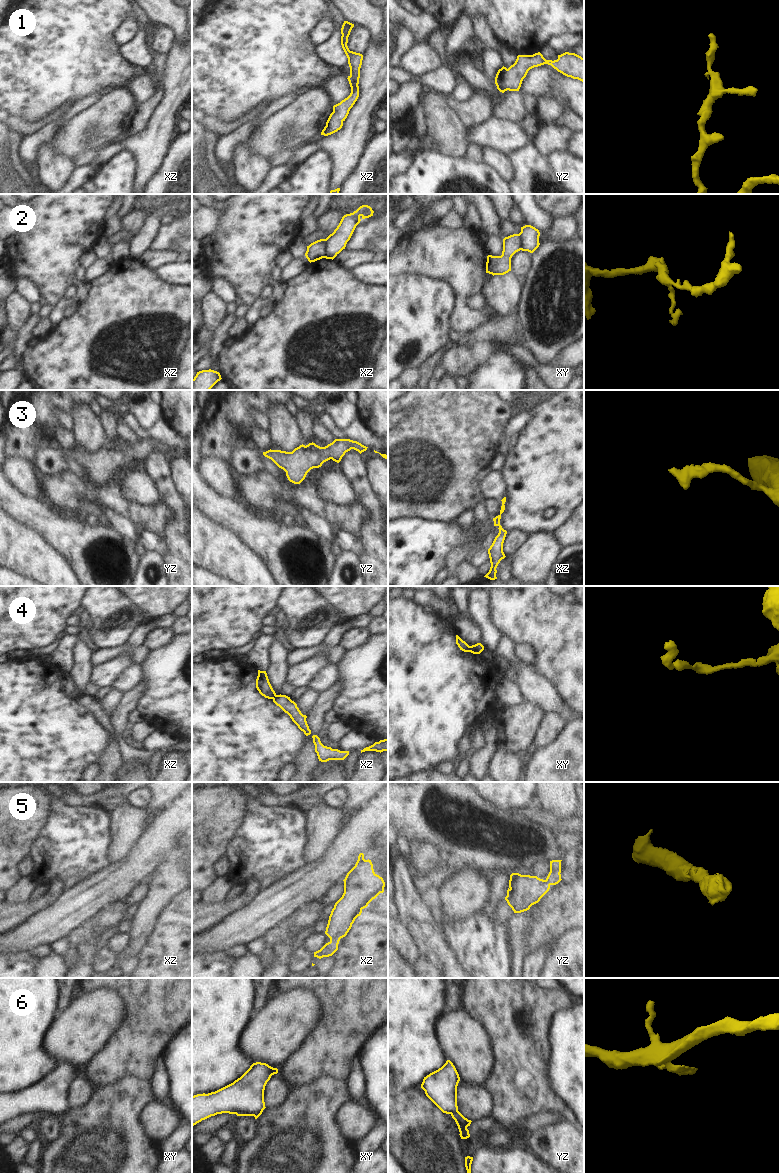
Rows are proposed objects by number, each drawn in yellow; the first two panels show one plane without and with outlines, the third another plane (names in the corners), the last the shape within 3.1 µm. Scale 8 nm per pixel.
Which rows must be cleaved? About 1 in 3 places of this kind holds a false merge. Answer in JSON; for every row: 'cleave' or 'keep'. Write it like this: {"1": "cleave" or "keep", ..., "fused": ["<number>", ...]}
{"1": "keep", "2": "cleave", "3": "keep", "4": "cleave", "5": "keep", "6": "cleave", "fused": ["2", "4", "6"]}

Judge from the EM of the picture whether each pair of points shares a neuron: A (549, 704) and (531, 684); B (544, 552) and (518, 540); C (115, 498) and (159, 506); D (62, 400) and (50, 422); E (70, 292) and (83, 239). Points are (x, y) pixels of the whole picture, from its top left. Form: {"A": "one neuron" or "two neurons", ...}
{"A": "one neuron", "B": "two neurons", "C": "one neuron", "D": "one neuron", "E": "two neurons"}

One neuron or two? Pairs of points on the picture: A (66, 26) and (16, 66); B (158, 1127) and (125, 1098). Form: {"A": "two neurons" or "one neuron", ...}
{"A": "one neuron", "B": "two neurons"}

